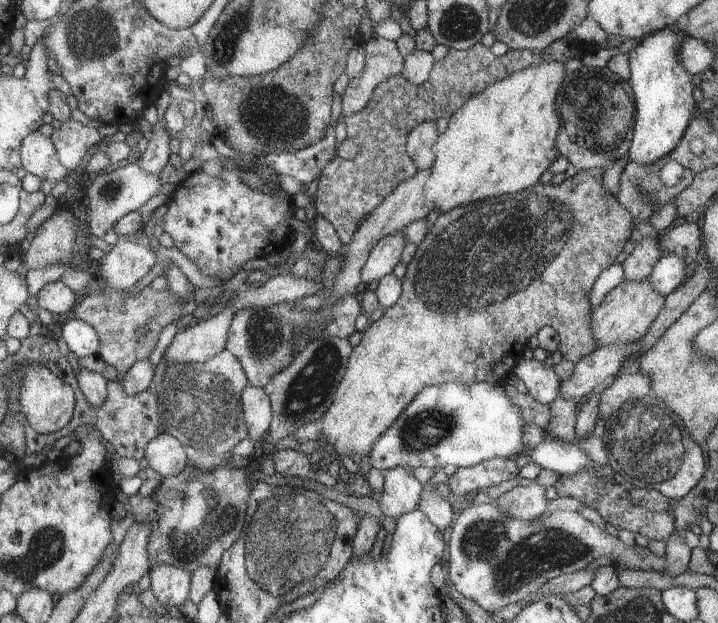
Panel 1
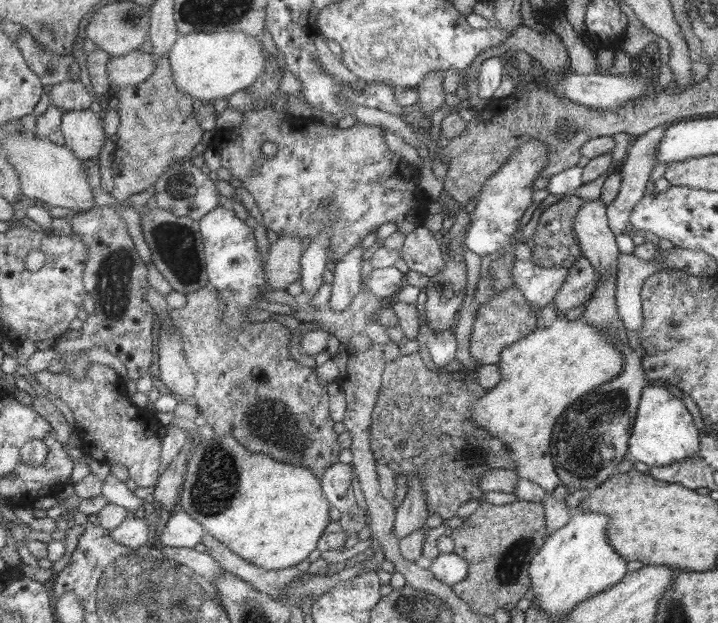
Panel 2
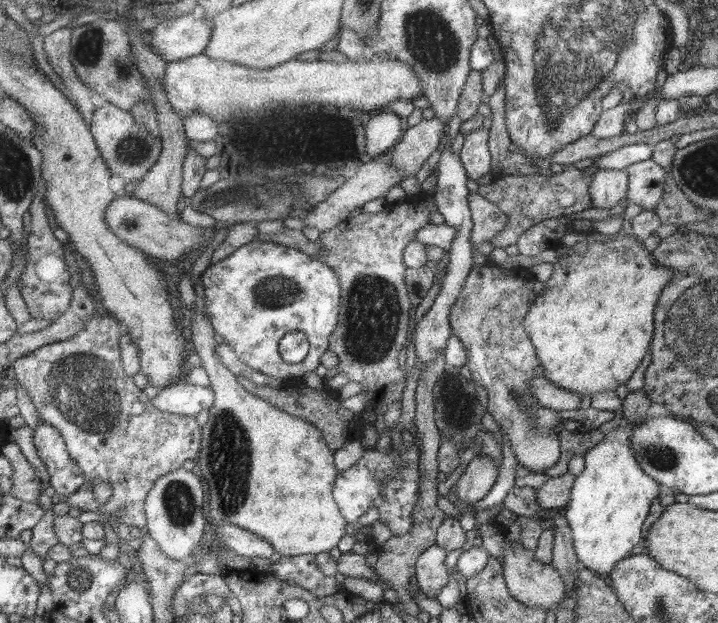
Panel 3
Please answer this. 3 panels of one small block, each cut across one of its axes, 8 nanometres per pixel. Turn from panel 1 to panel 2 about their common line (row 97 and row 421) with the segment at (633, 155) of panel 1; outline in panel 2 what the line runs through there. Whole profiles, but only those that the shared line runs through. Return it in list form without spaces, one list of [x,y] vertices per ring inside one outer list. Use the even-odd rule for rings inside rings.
[[[651,384],[642,393],[641,408],[634,422],[630,437],[630,454],[633,460],[644,462],[648,466],[670,466],[674,462],[697,453],[701,448],[701,434],[692,424],[692,414],[686,410],[684,401],[674,396],[666,387]]]

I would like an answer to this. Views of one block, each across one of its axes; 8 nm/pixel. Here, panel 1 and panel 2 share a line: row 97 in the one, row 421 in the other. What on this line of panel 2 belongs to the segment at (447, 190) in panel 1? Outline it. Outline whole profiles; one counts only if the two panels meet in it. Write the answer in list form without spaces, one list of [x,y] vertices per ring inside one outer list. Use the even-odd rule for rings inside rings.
[[[560,312],[554,324],[537,327],[528,336],[501,352],[498,367],[502,380],[475,404],[473,422],[482,430],[500,439],[512,451],[516,463],[514,471],[520,477],[536,482],[546,492],[552,492],[561,484],[561,477],[552,460],[550,448],[553,426],[574,401],[588,395],[597,386],[618,378],[624,366],[625,358],[622,357],[622,351],[618,349],[618,343],[612,335],[590,325],[582,319],[582,316],[570,321]]]

